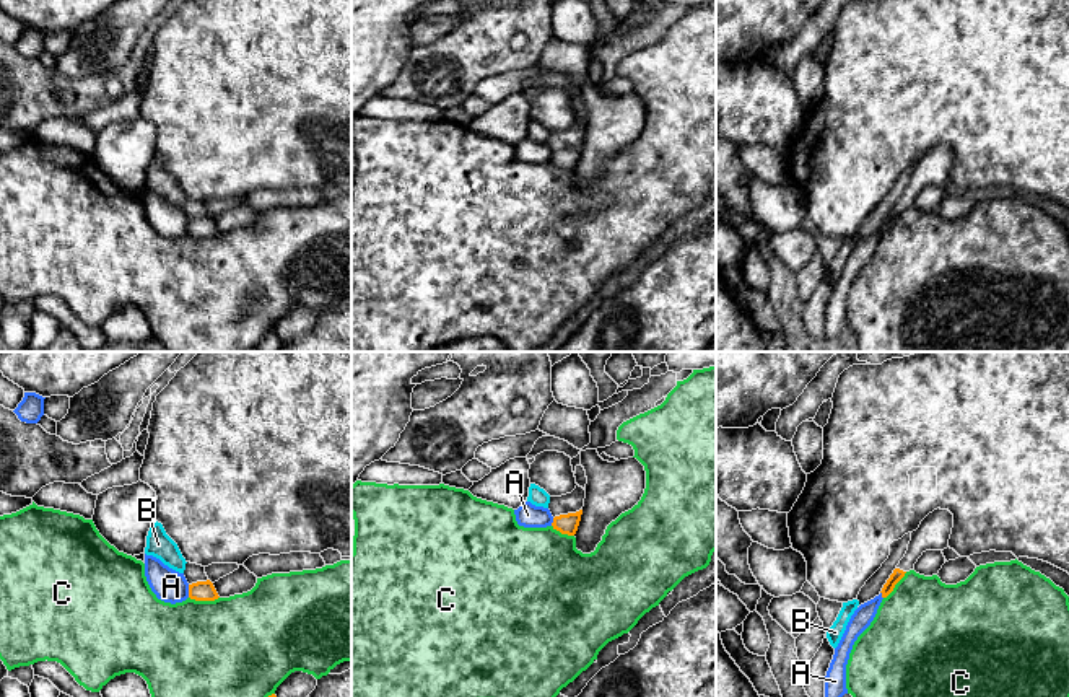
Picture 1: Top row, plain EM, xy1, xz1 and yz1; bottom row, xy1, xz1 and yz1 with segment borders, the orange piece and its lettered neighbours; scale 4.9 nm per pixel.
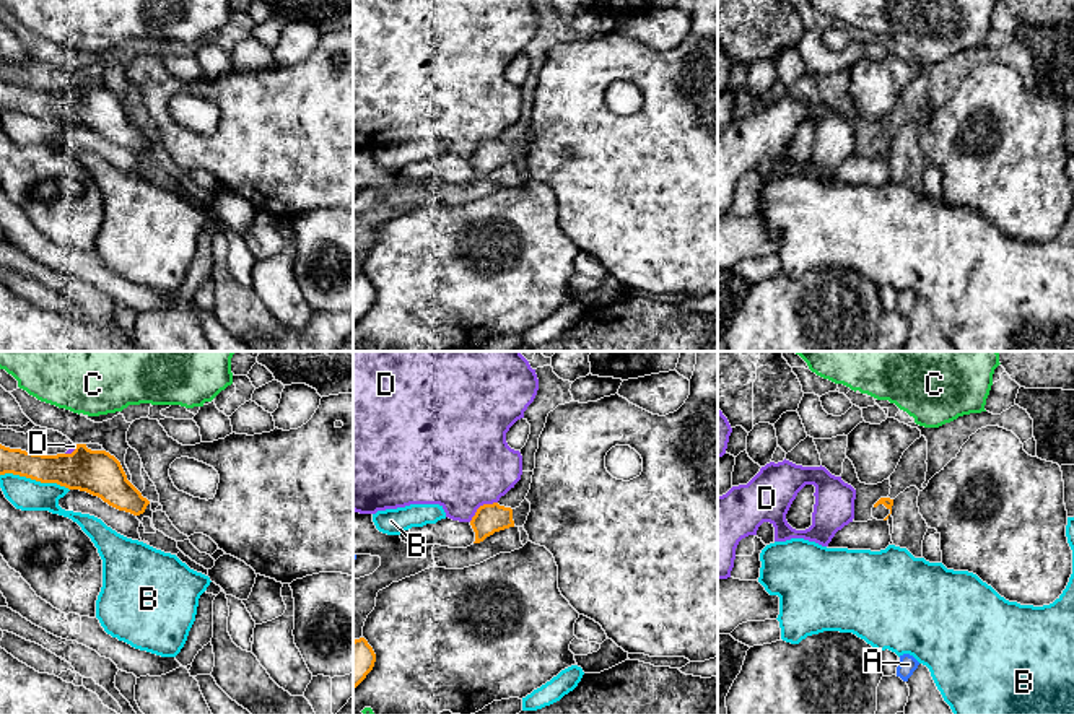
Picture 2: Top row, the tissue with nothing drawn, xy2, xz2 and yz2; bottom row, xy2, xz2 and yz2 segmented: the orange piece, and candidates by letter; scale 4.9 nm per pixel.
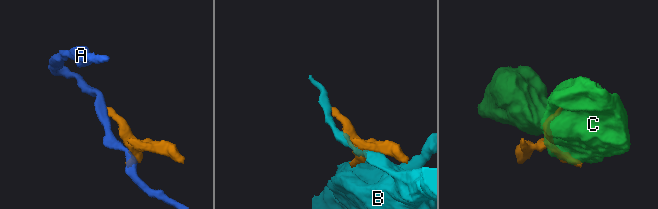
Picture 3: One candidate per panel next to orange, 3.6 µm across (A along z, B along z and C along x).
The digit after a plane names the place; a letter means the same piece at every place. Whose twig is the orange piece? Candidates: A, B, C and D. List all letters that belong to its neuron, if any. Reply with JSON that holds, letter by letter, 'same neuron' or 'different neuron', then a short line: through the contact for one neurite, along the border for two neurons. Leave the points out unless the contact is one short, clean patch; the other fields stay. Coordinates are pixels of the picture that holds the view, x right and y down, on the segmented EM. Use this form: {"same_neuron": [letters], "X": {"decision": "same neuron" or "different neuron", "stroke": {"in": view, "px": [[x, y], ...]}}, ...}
{"same_neuron": [], "A": {"decision": "different neuron", "stroke": {"in": "xy1", "px": [[187, 585], [189, 596]]}}, "B": {"decision": "different neuron"}, "C": {"decision": "different neuron"}, "D": {"decision": "different neuron"}}

